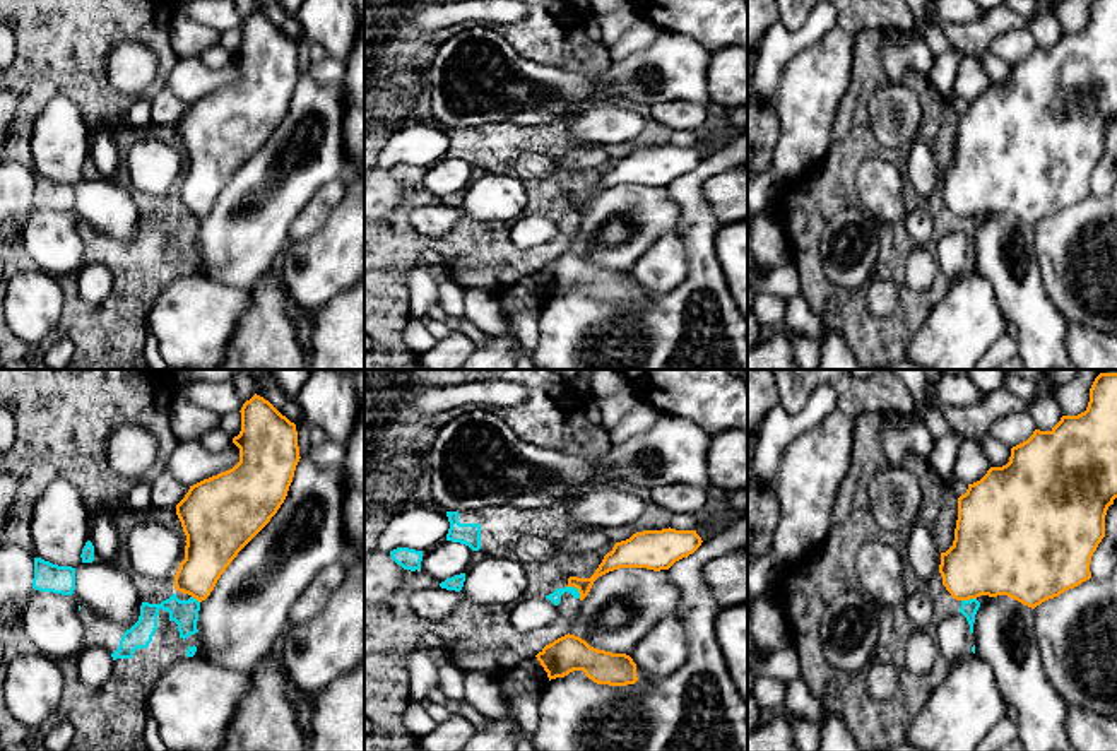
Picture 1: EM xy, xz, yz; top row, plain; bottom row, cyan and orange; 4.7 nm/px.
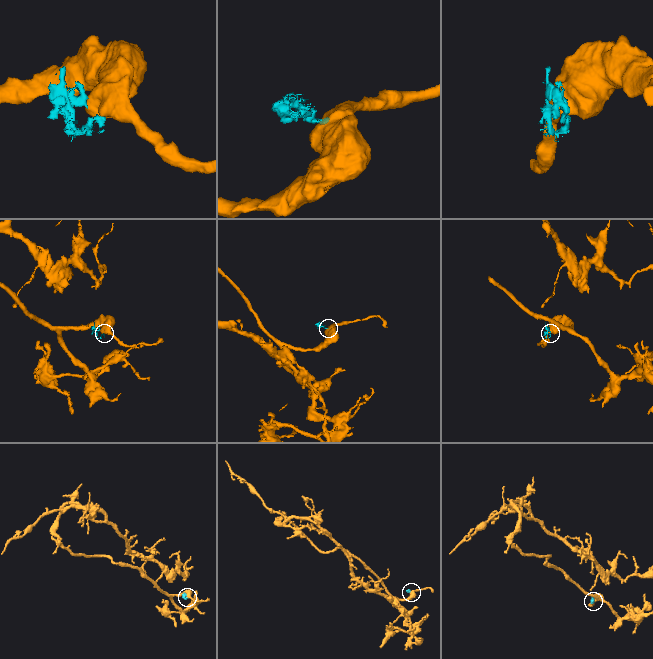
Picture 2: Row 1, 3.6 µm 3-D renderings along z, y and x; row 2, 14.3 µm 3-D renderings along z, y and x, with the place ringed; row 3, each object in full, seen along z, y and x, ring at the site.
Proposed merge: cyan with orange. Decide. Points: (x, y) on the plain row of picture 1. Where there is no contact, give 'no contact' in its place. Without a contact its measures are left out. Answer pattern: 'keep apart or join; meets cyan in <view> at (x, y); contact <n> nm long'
keep apart; meets cyan in xz at (575, 206); contact 90 nm long

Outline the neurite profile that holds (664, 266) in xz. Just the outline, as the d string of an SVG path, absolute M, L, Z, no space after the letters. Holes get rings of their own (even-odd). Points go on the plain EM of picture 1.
M665 233L657 239L629 270L643 287L669 293L683 284L688 275L688 257L677 233Z

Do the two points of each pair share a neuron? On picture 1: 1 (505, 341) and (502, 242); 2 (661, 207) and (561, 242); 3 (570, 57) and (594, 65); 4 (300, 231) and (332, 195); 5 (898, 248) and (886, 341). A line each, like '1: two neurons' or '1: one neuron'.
1: two neurons
2: two neurons
3: one neuron
4: one neuron
5: one neuron

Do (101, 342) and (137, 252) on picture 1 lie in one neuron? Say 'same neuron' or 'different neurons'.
same neuron

